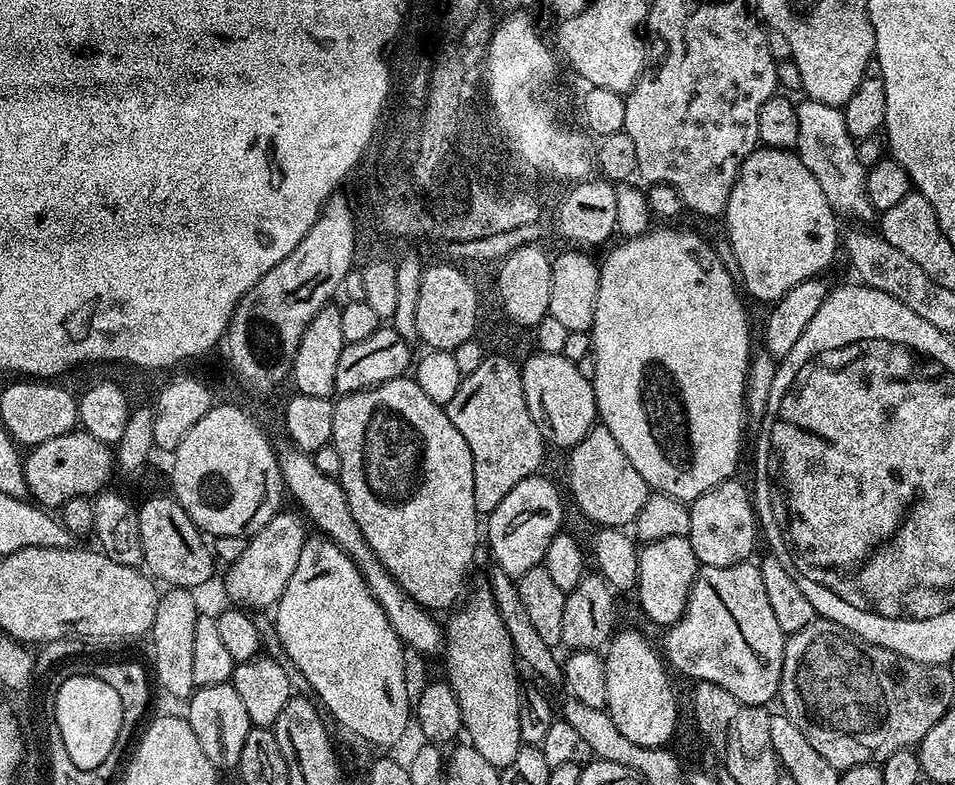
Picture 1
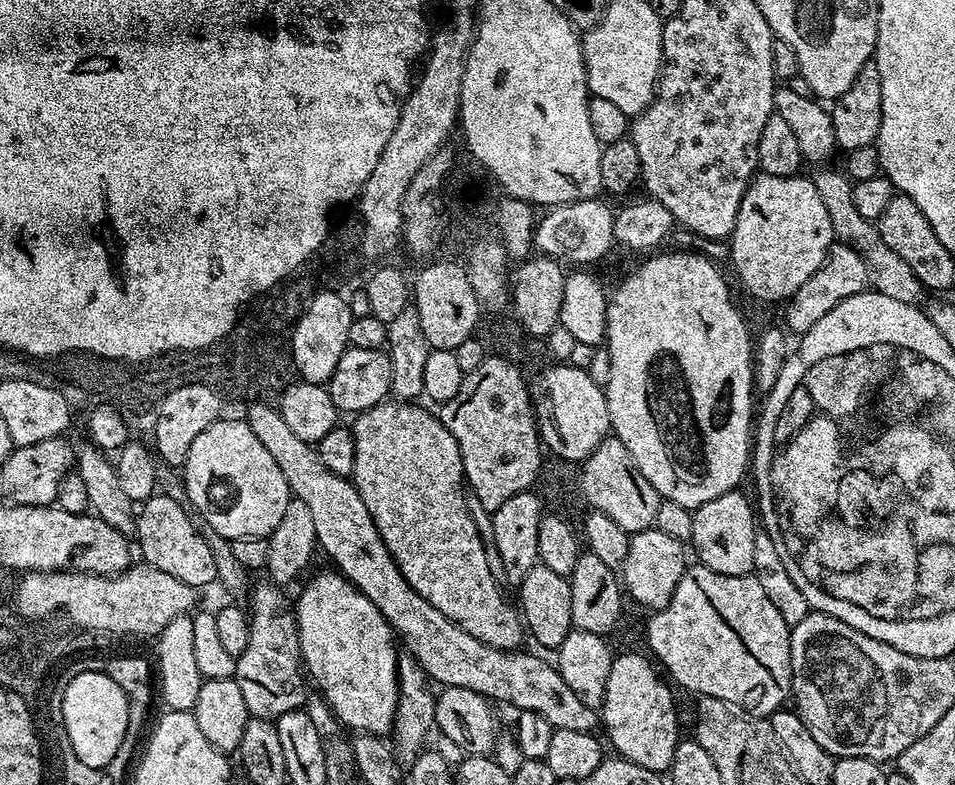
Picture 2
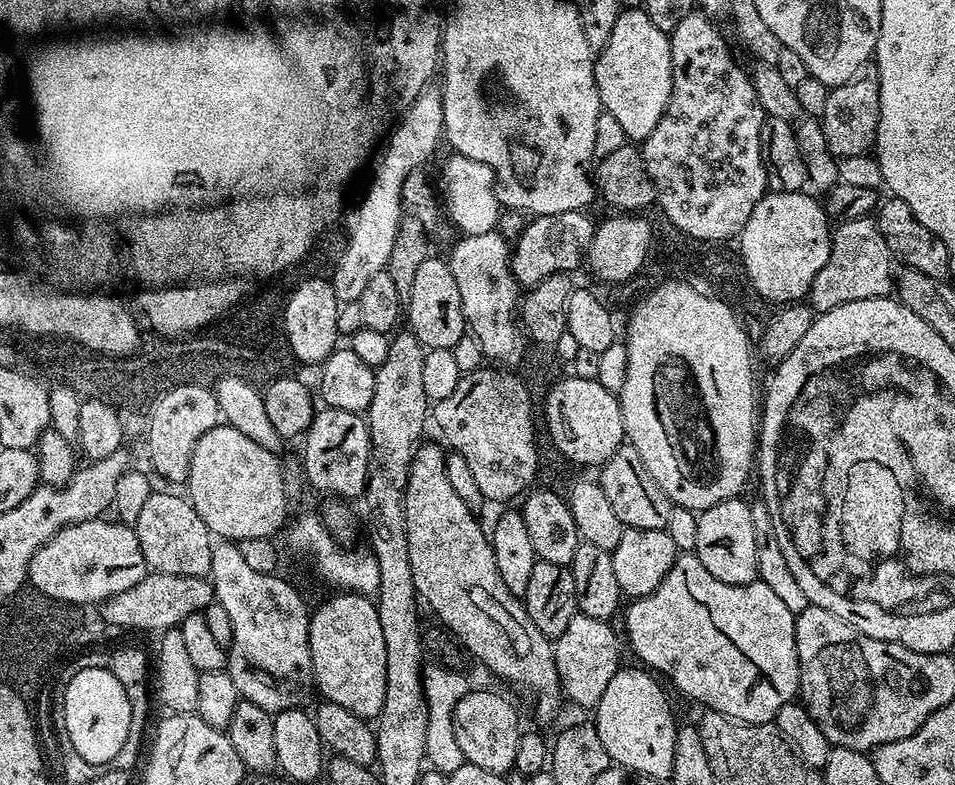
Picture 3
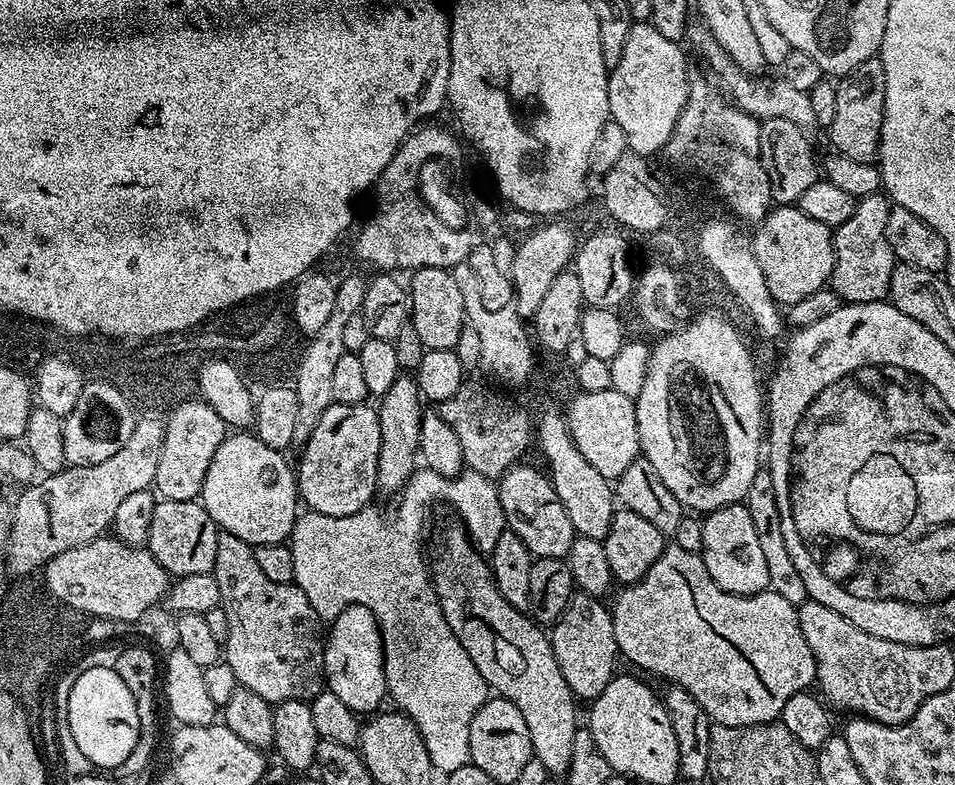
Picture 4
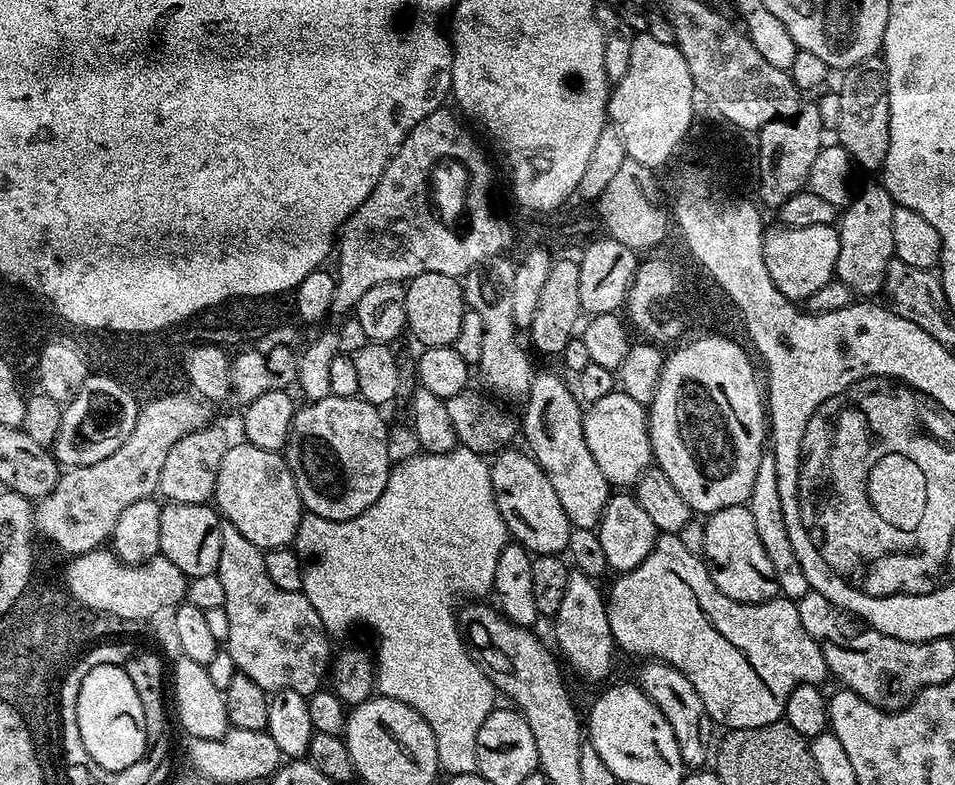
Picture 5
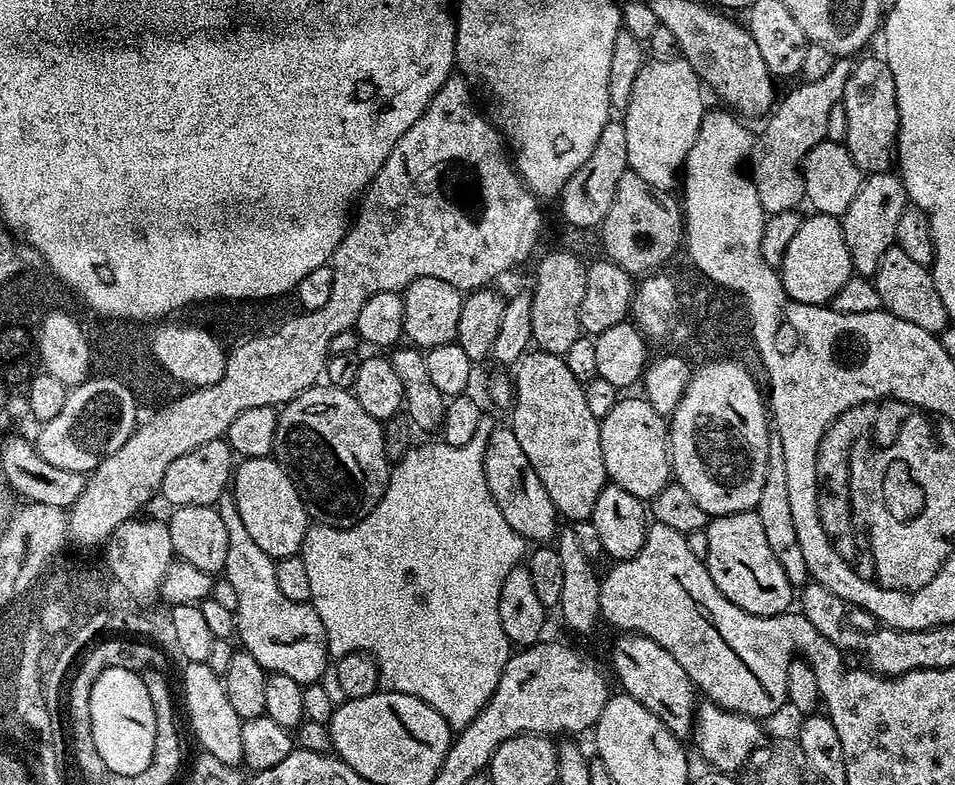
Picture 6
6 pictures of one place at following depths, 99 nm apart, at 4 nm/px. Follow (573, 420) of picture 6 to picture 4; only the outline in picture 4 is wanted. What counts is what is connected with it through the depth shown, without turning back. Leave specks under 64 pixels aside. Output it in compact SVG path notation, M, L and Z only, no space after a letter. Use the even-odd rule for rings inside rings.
M556 412L542 413L540 424L538 420L535 425L534 436L538 444L540 440L540 448L548 459L547 475L552 481L562 506L566 506L566 514L570 517L576 535L603 541L610 530L610 522L618 511L613 485L602 474L598 474L598 470L594 470L594 466L590 466L586 458L582 458L582 450L574 446L568 421L561 413L560 416Z

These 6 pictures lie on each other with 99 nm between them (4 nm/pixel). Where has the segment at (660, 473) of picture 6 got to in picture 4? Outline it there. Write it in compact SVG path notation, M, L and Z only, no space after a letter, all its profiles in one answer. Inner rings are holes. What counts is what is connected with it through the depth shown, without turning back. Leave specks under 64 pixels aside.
M594 390L593 392L577 391L567 401L566 419L568 429L574 438L574 446L582 450L582 458L598 470L610 482L619 480L621 474L640 455L640 439L638 438L638 418L636 417L636 401L626 394L618 394L618 390Z

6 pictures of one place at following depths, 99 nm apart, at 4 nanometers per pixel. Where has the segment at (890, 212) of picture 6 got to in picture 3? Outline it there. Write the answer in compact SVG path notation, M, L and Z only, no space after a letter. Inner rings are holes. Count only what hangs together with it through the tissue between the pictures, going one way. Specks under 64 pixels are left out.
M872 216L839 221L832 228L830 258L826 258L826 266L818 270L818 278L814 278L807 294L807 303L813 313L819 314L838 306L846 306L846 302L891 297L894 292L892 264L893 254L886 246L886 238L882 238L882 230Z

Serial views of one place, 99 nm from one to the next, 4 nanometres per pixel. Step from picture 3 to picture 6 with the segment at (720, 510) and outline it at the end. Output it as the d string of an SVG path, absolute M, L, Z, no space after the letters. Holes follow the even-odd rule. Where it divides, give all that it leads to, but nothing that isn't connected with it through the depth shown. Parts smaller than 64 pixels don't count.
M755 511L709 519L706 531L710 538L708 573L714 578L714 586L718 586L734 606L755 616L780 616L793 607L792 583L786 578L786 570L782 570L778 558L774 558L774 550L770 550L766 542L762 522L758 522Z

